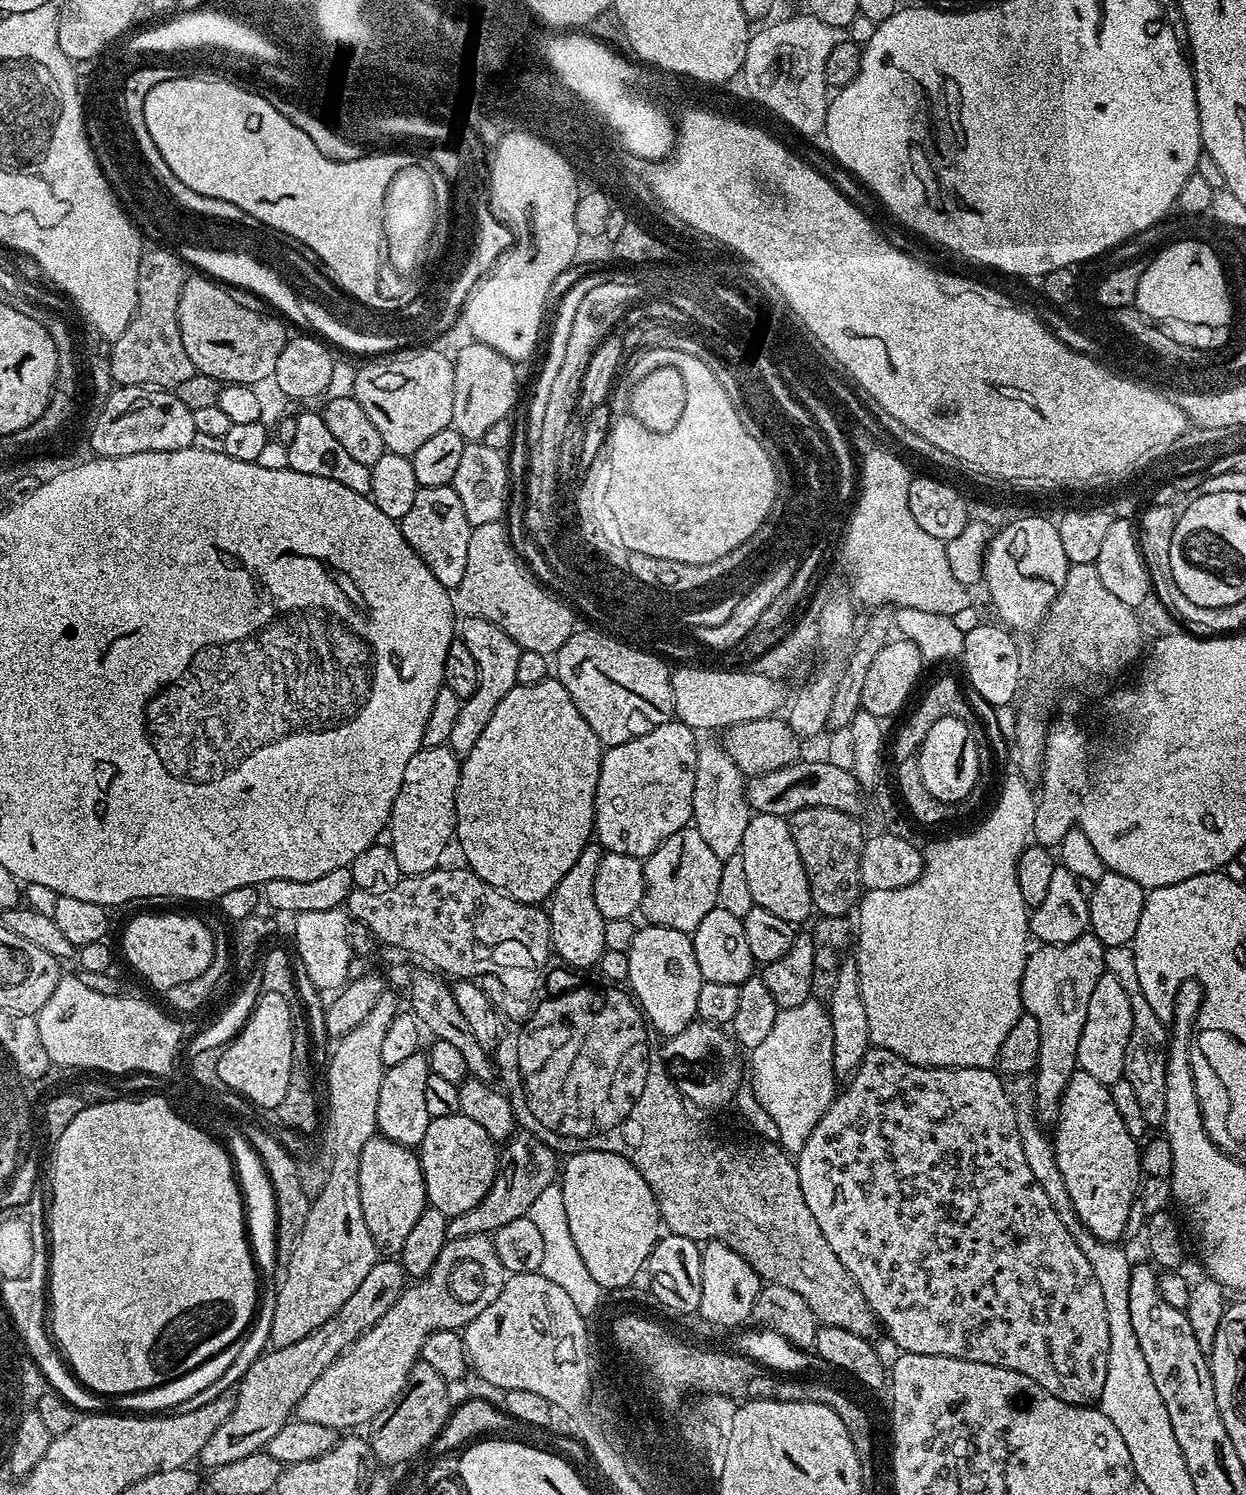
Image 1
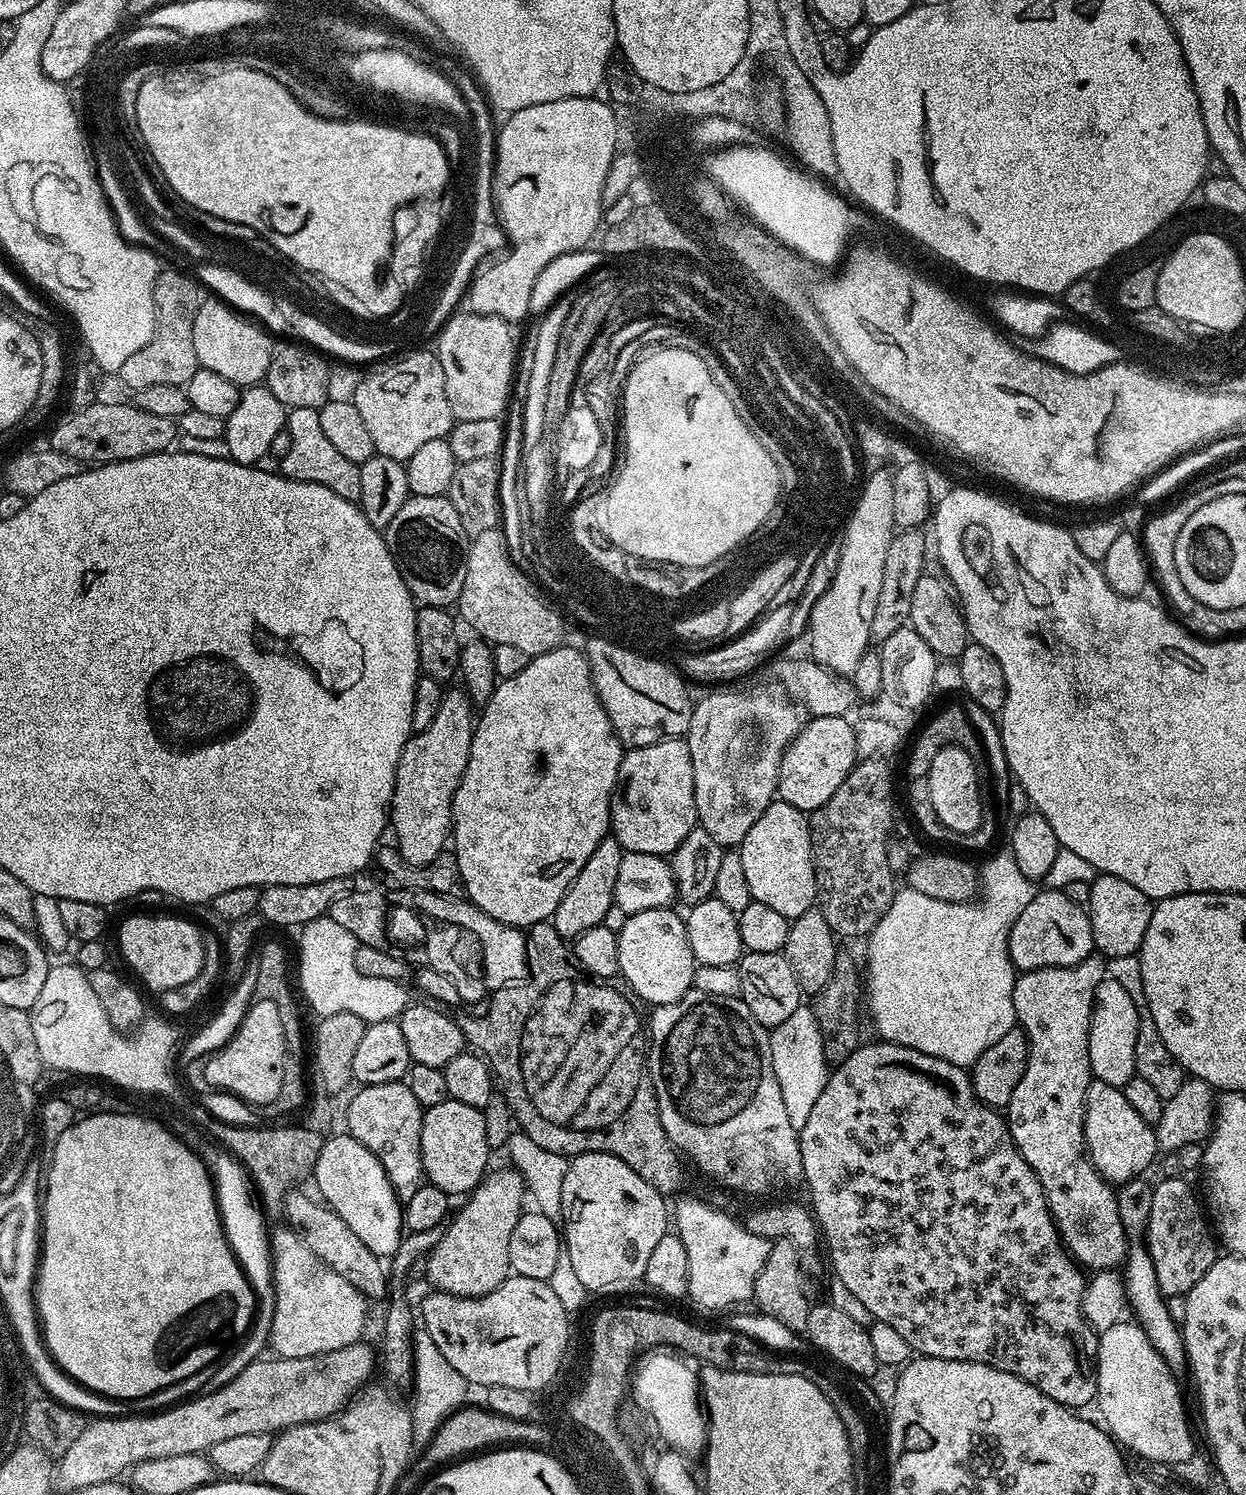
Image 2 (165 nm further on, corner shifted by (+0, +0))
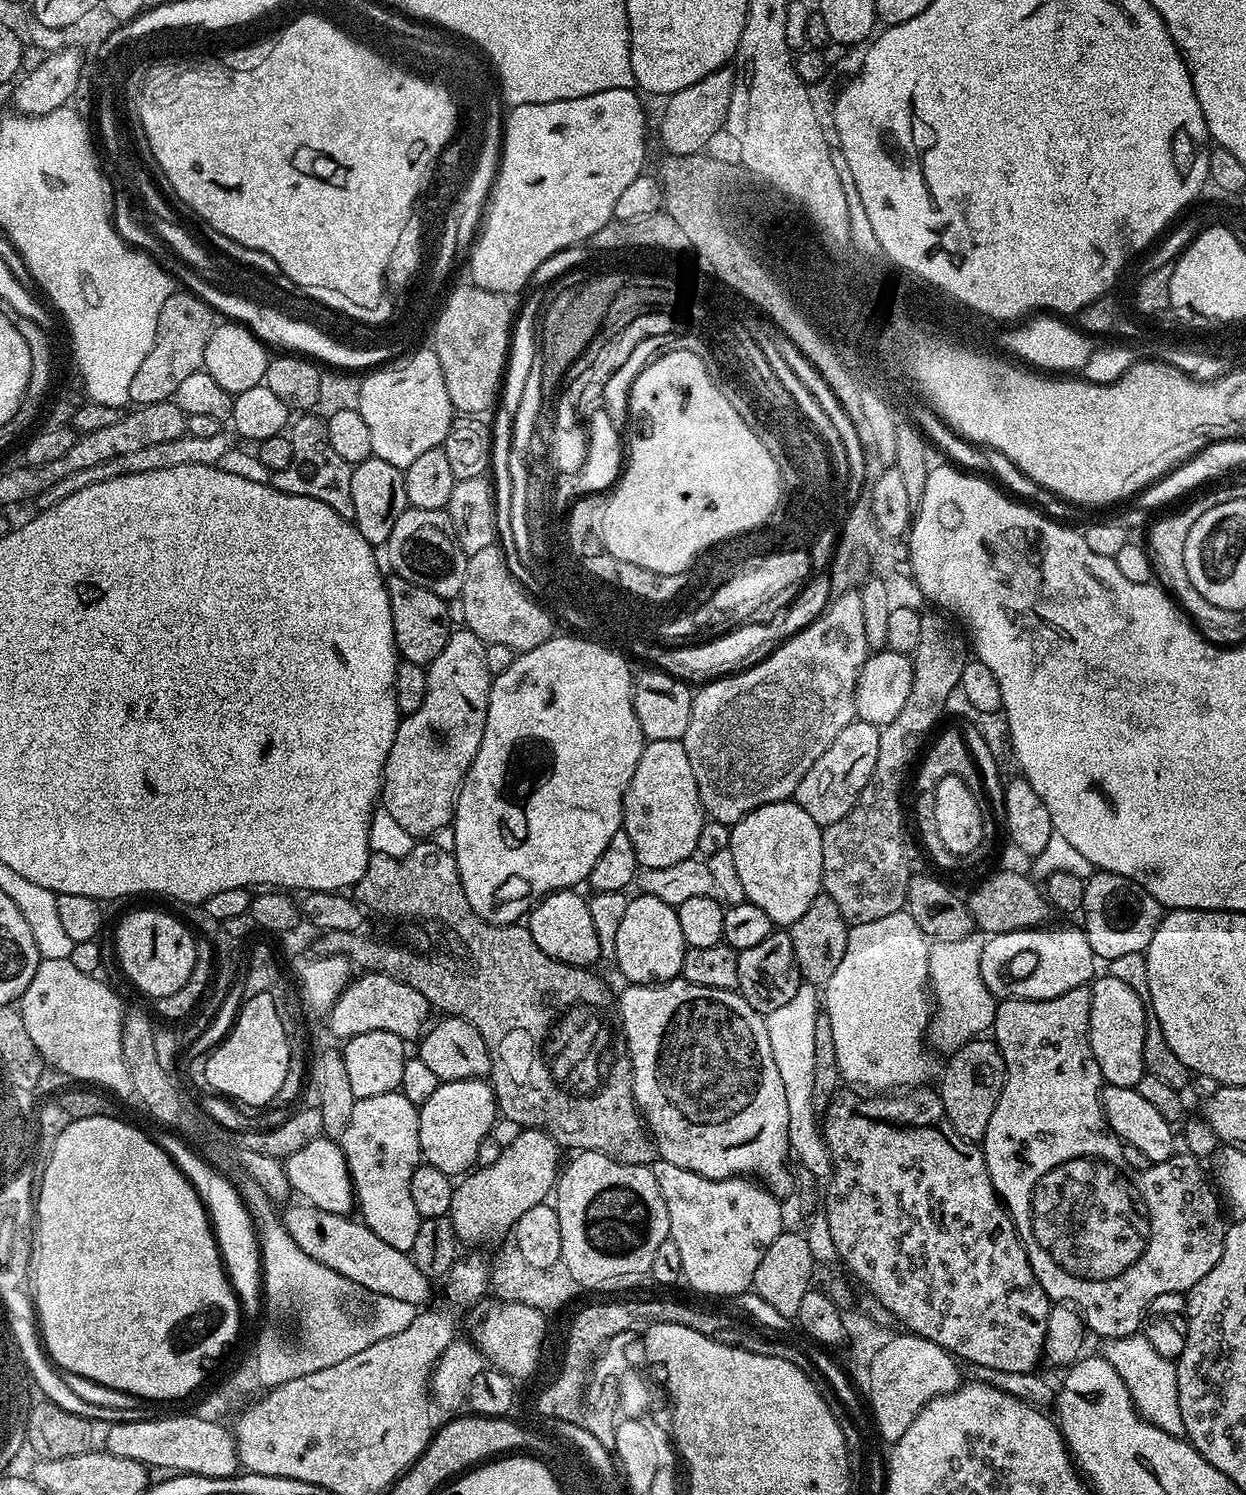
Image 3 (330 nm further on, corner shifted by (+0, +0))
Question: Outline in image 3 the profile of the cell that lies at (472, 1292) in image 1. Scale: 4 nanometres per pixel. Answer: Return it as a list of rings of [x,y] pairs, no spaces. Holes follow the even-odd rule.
[[[526,1128],[521,1130],[518,1138],[514,1138],[514,1142],[510,1142],[510,1146],[500,1149],[498,1159],[490,1162],[490,1166],[469,1171],[452,1189],[450,1219],[457,1241],[461,1245],[476,1244],[479,1240],[496,1240],[507,1232],[509,1235],[510,1229],[516,1225],[518,1218],[522,1218],[522,1214],[526,1214],[526,1210],[549,1199],[562,1168],[560,1155],[561,1149],[547,1132],[540,1128]]]

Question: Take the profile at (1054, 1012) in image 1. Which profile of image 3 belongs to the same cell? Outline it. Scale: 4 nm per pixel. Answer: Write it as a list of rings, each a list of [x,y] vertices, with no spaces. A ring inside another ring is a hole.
[[[1085,986],[1066,990],[1066,994],[1058,994],[1058,998],[1049,1000],[1001,1000],[997,1003],[996,1017],[990,1029],[990,1036],[1004,1059],[1005,1081],[1002,1094],[998,1098],[998,1106],[994,1114],[990,1114],[990,1122],[986,1122],[982,1151],[986,1170],[990,1174],[990,1182],[994,1186],[996,1195],[1008,1209],[1008,1215],[1012,1217],[1012,1225],[1015,1226],[1016,1233],[1024,1244],[1030,1266],[1049,1301],[1075,1306],[1084,1317],[1085,1329],[1091,1335],[1093,1332],[1094,1335],[1104,1336],[1103,1339],[1109,1341],[1137,1335],[1144,1322],[1144,1313],[1147,1312],[1150,1302],[1158,1298],[1158,1294],[1171,1292],[1187,1294],[1195,1284],[1202,1282],[1202,1278],[1206,1278],[1206,1274],[1210,1274],[1210,1270],[1214,1270],[1218,1258],[1222,1258],[1226,1219],[1224,1220],[1225,1213],[1222,1211],[1221,1201],[1214,1191],[1213,1181],[1205,1165],[1196,1157],[1172,1155],[1166,1162],[1151,1165],[1146,1170],[1129,1168],[1126,1158],[1122,1158],[1122,1141],[1109,1128],[1104,1117],[1104,1108],[1100,1105],[1100,1089],[1105,1087],[1106,1081],[1094,1058],[1088,1037],[1091,1001],[1091,987]],[[1168,1270],[1170,1270],[1170,1278],[1164,1282],[1160,1274]]]

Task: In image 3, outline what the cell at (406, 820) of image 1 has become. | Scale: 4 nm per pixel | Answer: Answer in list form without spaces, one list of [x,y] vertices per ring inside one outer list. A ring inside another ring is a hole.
[[[453,631],[446,646],[442,646],[442,654],[427,665],[426,698],[422,698],[422,706],[418,706],[414,714],[403,717],[396,727],[394,742],[384,763],[382,808],[413,838],[435,837],[432,835],[443,828],[445,831],[456,815],[460,787],[464,785],[466,774],[478,754],[478,746],[482,746],[482,734],[486,730],[486,710],[494,679],[486,666],[486,652],[484,641],[473,632]]]

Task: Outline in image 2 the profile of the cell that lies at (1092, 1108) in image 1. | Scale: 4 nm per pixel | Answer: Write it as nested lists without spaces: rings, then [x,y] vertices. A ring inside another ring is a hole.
[[[1093,1079],[1084,1099],[1084,1147],[1088,1159],[1113,1186],[1141,1175],[1143,1168],[1151,1169],[1158,1156],[1155,1127],[1142,1122],[1142,1117],[1126,1102],[1123,1090],[1097,1079]]]

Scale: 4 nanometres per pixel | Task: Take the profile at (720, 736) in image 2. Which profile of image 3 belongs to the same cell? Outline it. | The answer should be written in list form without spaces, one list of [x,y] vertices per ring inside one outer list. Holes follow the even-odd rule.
[[[859,591],[844,592],[831,601],[828,611],[823,612],[809,628],[801,628],[796,635],[785,640],[780,647],[766,656],[760,664],[752,664],[735,674],[722,676],[718,680],[709,680],[707,684],[697,687],[692,697],[692,709],[690,710],[690,726],[686,726],[686,734],[683,738],[683,746],[686,750],[686,758],[690,758],[690,767],[694,769],[694,782],[698,782],[698,794],[705,813],[719,824],[734,825],[746,814],[750,814],[756,808],[767,804],[776,804],[780,800],[791,801],[796,794],[798,782],[806,778],[806,770],[830,750],[834,738],[846,730],[856,715],[856,683],[860,677],[860,668],[868,661],[870,649],[866,642],[866,626],[862,616],[862,598]]]

